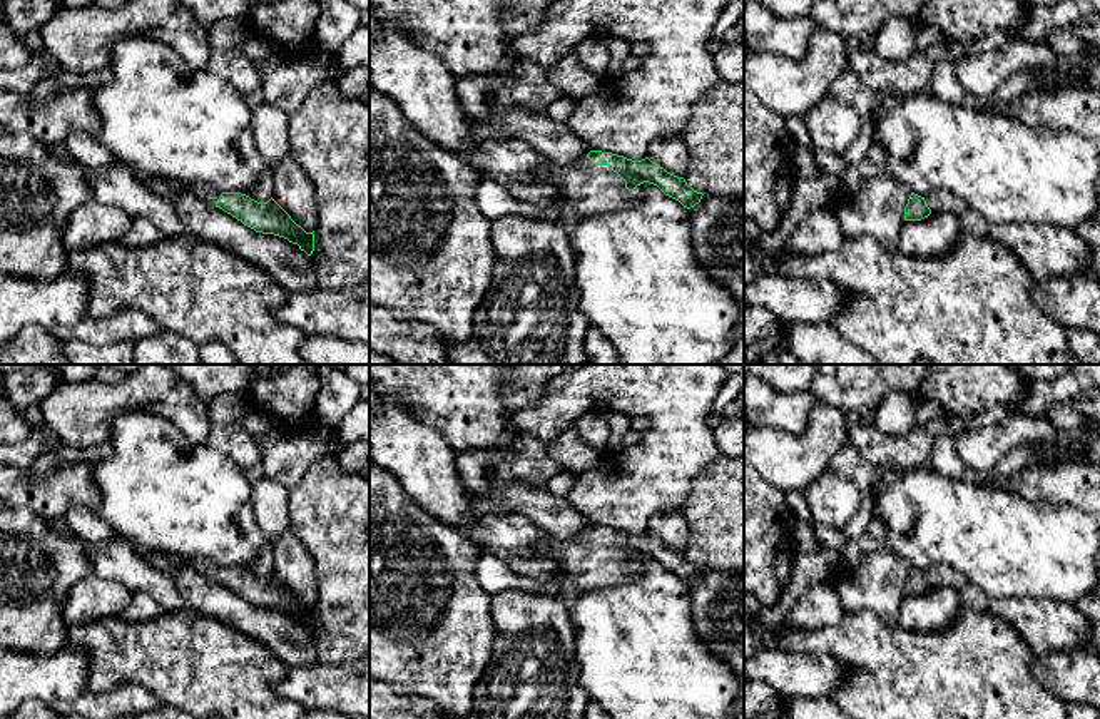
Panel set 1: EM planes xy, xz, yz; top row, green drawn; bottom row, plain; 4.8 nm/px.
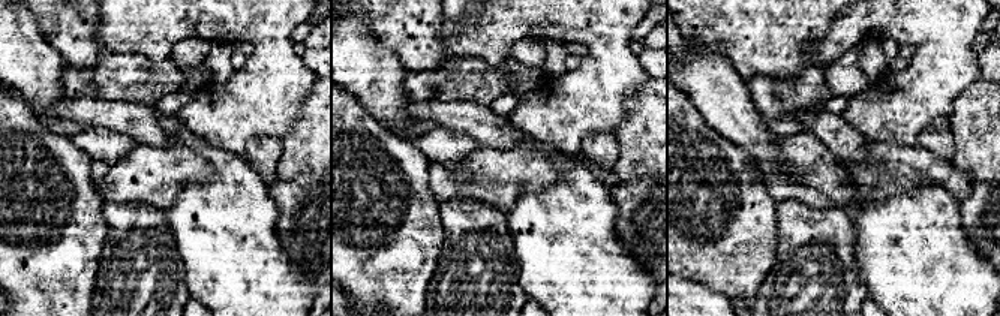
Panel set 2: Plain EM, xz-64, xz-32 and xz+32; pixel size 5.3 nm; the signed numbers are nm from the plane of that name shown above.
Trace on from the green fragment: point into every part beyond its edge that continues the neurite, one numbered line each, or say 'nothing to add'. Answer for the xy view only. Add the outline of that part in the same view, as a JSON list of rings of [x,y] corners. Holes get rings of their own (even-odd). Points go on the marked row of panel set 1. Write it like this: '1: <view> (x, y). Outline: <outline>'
1: xy (162, 186). Outline: [[[134,172],[134,174],[147,189],[169,201],[176,199],[182,192],[191,192],[212,204],[216,204],[216,201],[221,197],[221,192],[202,182],[181,182],[172,181],[166,176],[154,176],[144,172]]]

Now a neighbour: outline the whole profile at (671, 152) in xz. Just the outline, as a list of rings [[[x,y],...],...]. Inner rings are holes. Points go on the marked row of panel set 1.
[[[682,135],[654,140],[647,149],[647,157],[677,177],[685,177],[690,166]]]

